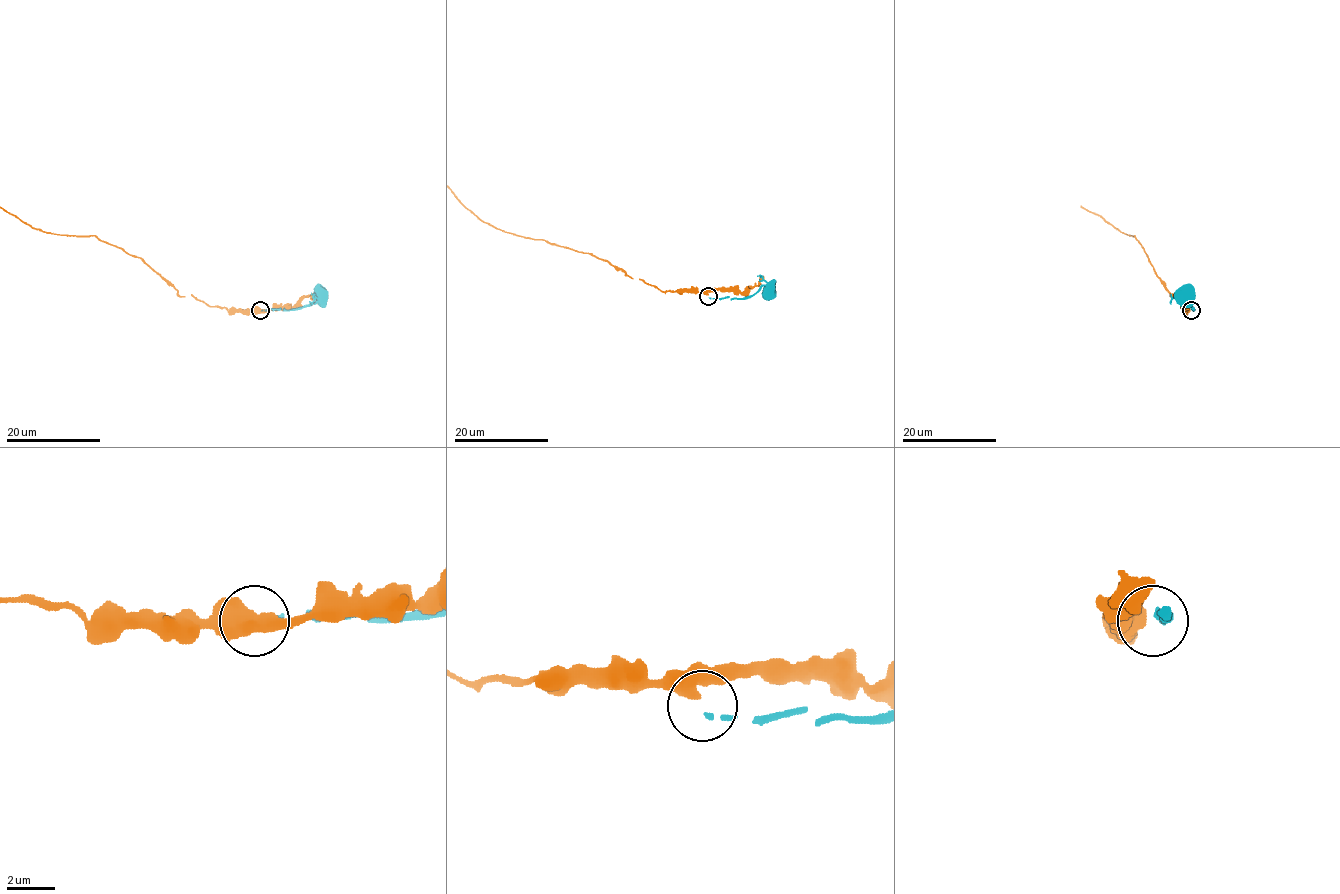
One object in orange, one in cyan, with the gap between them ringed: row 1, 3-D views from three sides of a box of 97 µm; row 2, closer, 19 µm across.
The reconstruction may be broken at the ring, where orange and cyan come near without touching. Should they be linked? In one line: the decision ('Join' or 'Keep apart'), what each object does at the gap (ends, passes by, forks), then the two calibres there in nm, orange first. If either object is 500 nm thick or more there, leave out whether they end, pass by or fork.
Keep apart. Thickness 600 nm (orange) against 150 nm

